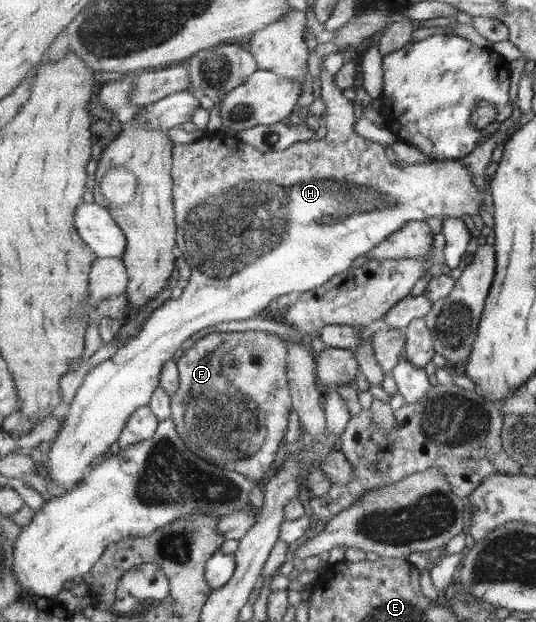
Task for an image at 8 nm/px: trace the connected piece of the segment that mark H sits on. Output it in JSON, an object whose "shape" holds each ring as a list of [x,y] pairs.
{"shape":[[[338,51],[327,54],[321,63],[321,97],[327,105],[323,114],[327,131],[320,140],[295,142],[285,151],[261,152],[237,135],[218,131],[197,142],[174,145],[172,176],[178,227],[176,242],[190,266],[191,276],[180,297],[169,298],[155,309],[125,346],[120,346],[110,359],[87,373],[65,416],[63,429],[44,458],[47,477],[65,491],[83,481],[93,459],[104,459],[116,449],[129,419],[152,402],[160,387],[165,363],[187,338],[197,338],[223,321],[263,316],[277,298],[325,285],[337,274],[347,271],[353,265],[353,259],[368,255],[376,245],[409,222],[463,215],[477,221],[480,217],[481,209],[484,209],[483,192],[476,186],[472,171],[463,163],[447,159],[401,168],[385,157],[385,144],[361,137],[356,132],[359,106],[353,106],[335,84],[335,75],[343,67],[343,61],[345,59]]]}

